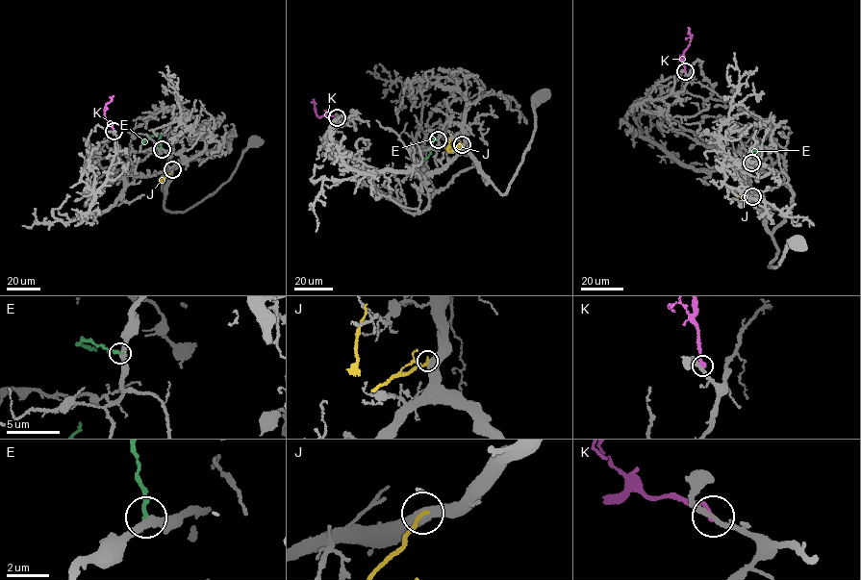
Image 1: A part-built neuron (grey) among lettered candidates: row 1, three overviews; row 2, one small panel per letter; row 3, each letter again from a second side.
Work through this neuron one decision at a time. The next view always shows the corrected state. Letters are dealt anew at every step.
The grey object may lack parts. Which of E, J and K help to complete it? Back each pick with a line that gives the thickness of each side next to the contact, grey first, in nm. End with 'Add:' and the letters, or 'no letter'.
K: calibres 260 and 280 nm
Add: K

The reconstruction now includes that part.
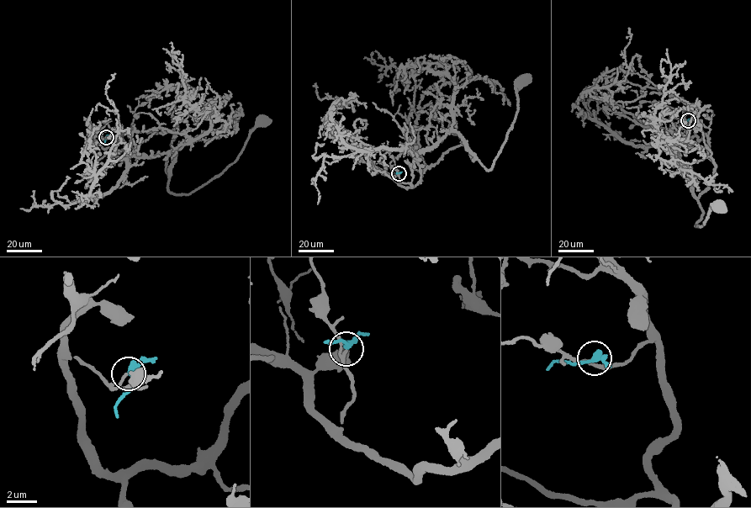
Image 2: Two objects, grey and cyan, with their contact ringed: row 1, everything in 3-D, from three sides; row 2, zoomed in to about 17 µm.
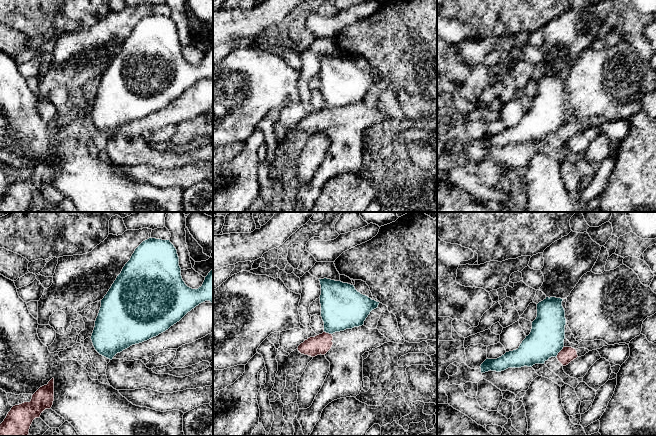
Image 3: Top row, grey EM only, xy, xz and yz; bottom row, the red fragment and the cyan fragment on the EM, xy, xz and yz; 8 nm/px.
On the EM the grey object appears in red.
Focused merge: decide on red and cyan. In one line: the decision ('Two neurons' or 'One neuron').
Two neurons

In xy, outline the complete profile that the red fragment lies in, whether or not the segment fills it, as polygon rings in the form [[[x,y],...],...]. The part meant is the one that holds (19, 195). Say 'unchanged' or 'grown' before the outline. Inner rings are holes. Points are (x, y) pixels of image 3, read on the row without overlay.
unchanged; [[[54,154],[40,163],[30,178],[15,181],[0,200],[0,212],[28,212],[30,202],[45,185],[50,185],[54,177]]]

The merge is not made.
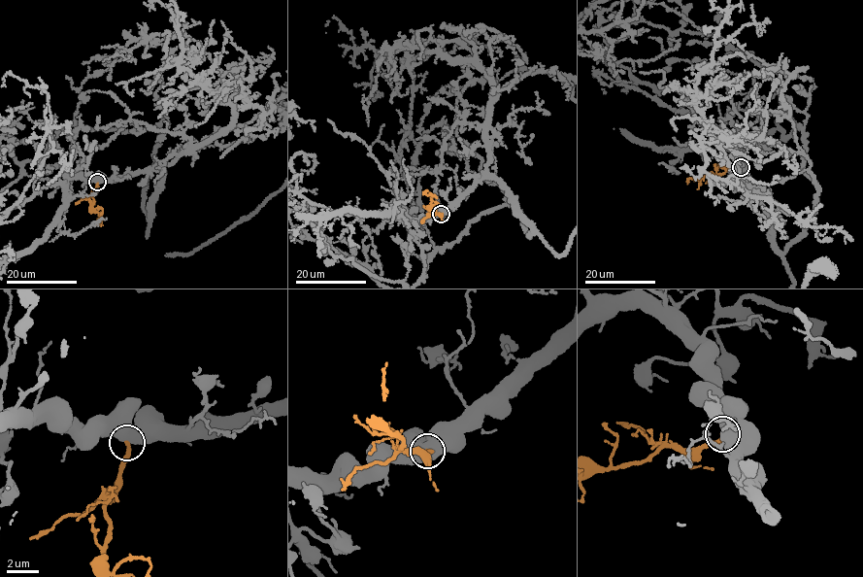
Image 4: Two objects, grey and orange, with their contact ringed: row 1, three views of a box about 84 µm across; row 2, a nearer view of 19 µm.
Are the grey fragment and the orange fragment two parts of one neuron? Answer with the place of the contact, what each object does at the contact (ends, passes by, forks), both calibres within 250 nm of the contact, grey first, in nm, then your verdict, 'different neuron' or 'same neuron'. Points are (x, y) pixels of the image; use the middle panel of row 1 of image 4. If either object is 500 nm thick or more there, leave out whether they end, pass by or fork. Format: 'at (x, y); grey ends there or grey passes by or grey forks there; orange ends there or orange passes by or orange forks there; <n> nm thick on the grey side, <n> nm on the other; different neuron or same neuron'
at (441, 214); 750 nm thick on the grey side, 280 nm on the other; same neuron

